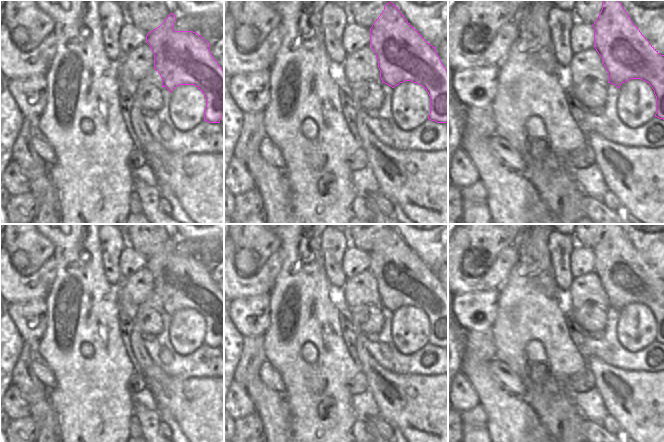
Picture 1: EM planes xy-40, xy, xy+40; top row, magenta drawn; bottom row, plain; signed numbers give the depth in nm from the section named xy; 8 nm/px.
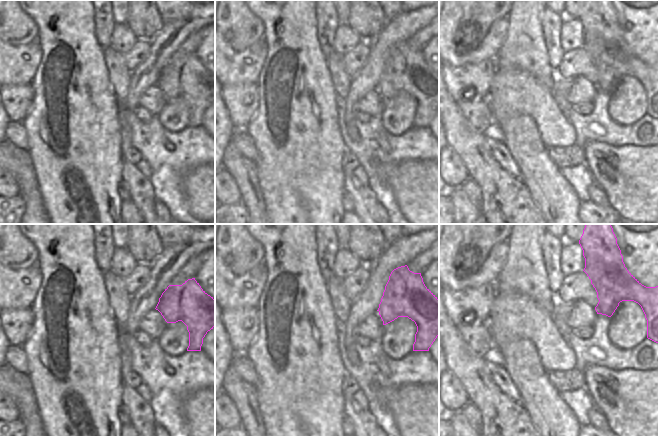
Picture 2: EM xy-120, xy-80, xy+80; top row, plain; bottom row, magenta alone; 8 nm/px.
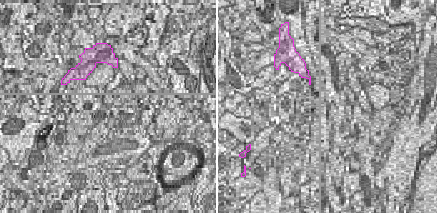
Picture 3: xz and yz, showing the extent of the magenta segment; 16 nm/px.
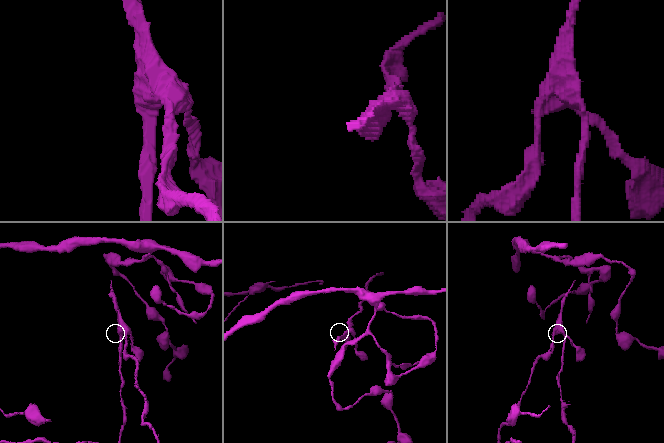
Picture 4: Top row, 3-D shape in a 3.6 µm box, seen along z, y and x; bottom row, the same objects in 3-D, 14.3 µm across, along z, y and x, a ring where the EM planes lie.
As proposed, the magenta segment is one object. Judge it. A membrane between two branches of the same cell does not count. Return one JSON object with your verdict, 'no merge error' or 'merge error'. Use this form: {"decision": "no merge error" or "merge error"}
{"decision": "merge error"}

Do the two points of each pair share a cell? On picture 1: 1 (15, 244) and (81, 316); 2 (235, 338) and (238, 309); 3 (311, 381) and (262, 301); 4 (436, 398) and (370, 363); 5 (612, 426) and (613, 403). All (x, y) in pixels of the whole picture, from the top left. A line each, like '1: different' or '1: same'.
1: different
2: different
3: different
4: same
5: different

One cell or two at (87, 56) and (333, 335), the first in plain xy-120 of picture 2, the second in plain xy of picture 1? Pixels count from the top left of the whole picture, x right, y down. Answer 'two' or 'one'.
one

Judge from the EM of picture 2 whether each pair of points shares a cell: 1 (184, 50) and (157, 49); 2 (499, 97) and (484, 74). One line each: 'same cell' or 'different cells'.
1: different cells
2: different cells

